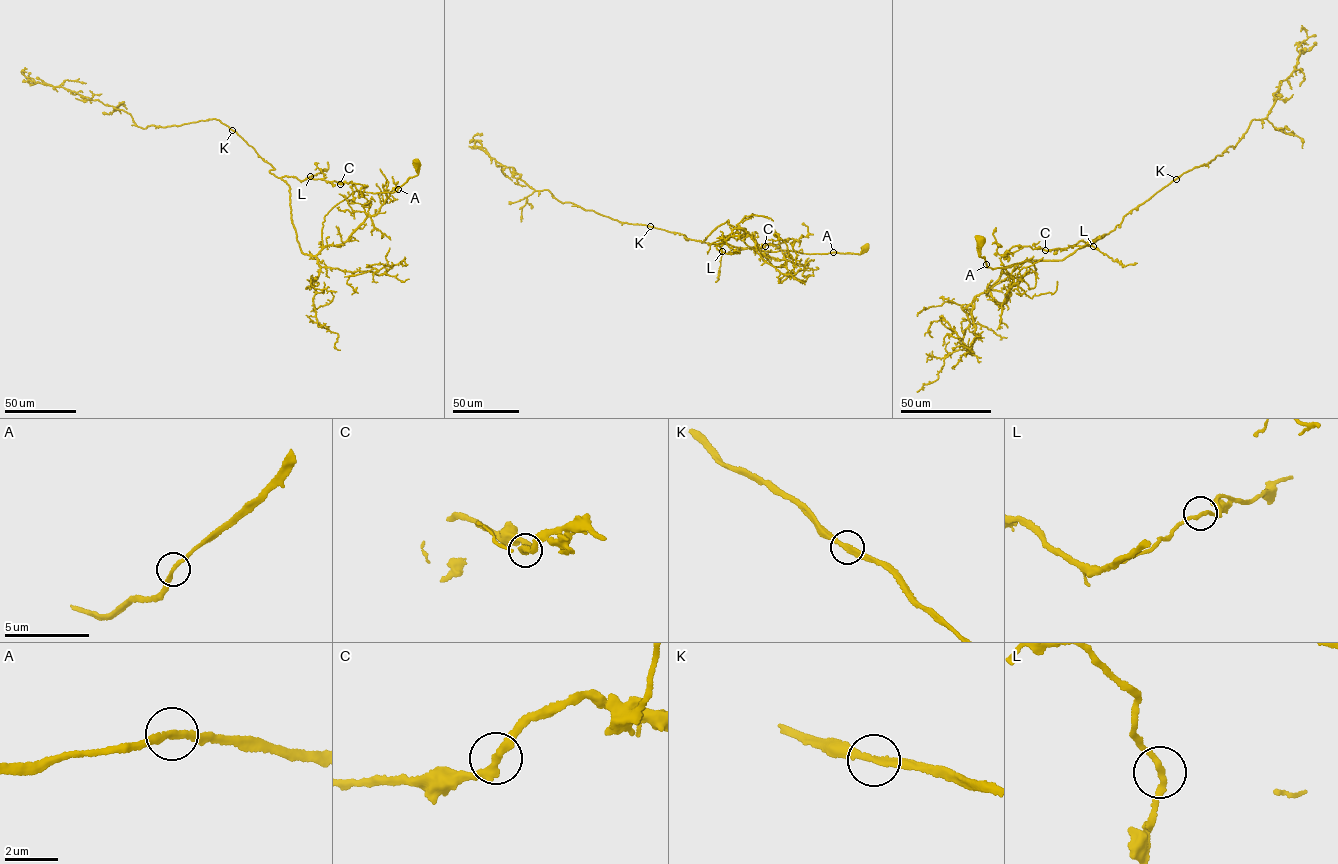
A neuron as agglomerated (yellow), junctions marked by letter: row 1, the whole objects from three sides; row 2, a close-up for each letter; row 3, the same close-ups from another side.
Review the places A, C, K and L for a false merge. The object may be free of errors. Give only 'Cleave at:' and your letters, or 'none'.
Cleave at: none

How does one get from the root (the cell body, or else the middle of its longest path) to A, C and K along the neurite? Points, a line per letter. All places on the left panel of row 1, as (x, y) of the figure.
A: (416, 162), (418, 174), (397, 189)
C: (416, 162), (418, 174), (395, 191), (356, 190), (334, 206), (320, 252), (302, 253), (281, 178), (340, 184)
K: (416, 162), (418, 174), (395, 191), (356, 190), (332, 208), (314, 256), (297, 240), (288, 185), (232, 130)

